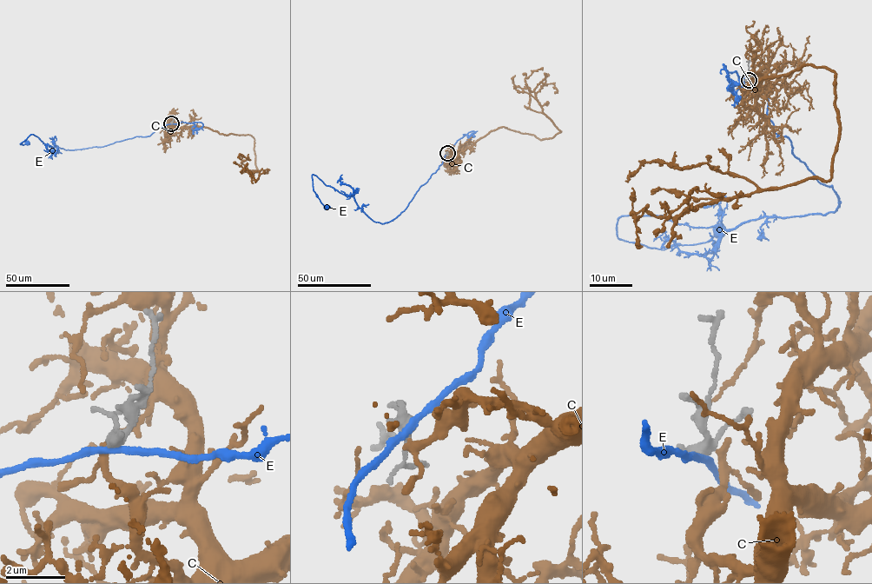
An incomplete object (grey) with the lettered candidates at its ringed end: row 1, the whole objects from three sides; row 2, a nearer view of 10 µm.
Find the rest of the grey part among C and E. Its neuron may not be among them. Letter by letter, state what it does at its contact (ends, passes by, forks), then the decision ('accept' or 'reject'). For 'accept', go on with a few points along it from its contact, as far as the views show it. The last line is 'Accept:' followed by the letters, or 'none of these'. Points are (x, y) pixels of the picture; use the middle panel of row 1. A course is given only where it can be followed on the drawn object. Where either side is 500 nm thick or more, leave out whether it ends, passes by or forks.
C: it passes by; accept; course (447, 154), (460, 152), (502, 127), (540, 140), (560, 132), (525, 82), (543, 69)
E: it passes by; reject
Accept: C

